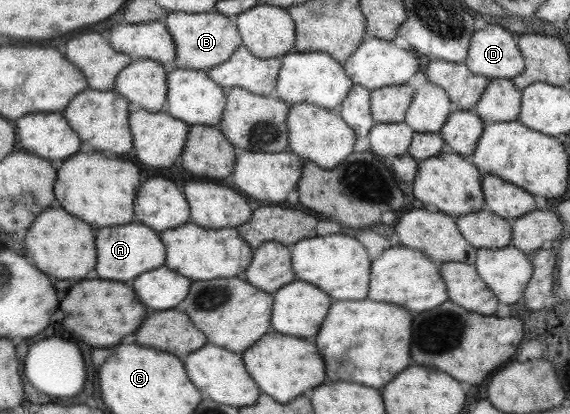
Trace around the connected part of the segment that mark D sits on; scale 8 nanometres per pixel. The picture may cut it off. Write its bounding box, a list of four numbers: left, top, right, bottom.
[464,23,524,79]

